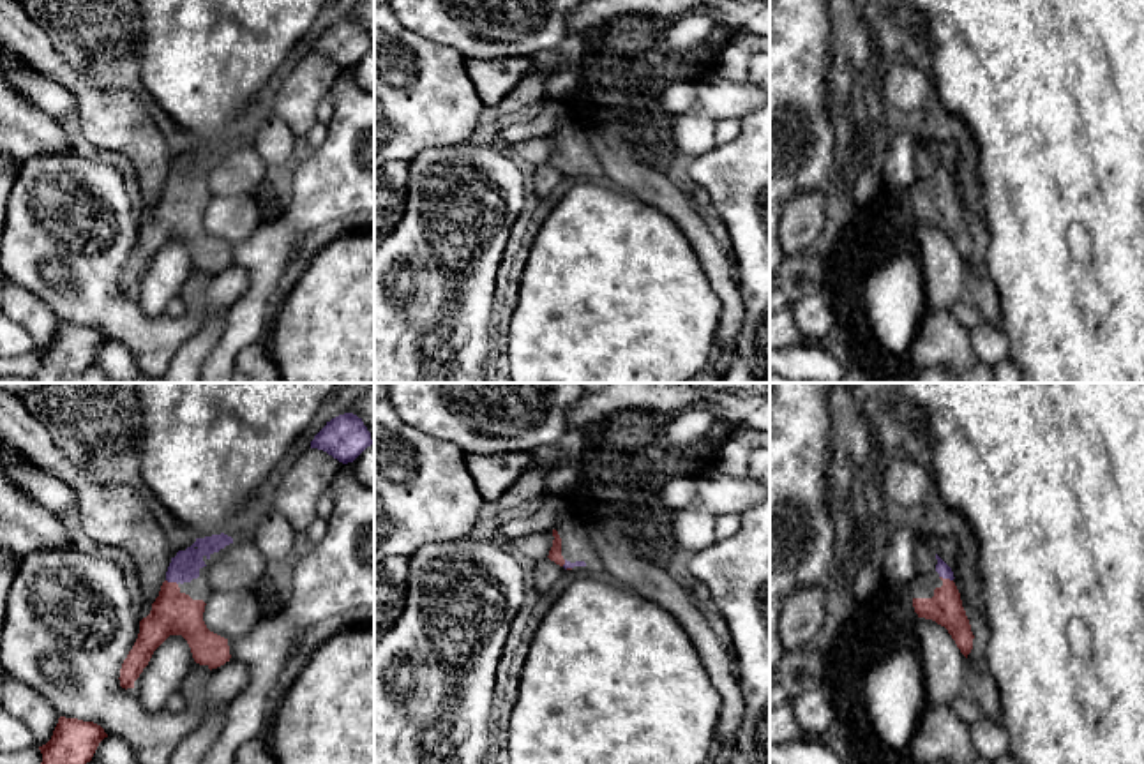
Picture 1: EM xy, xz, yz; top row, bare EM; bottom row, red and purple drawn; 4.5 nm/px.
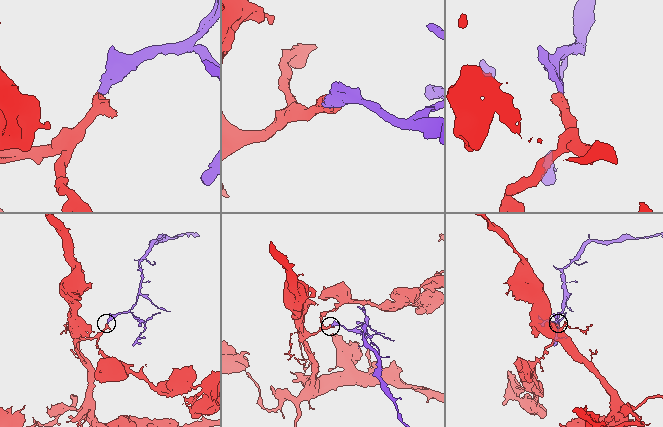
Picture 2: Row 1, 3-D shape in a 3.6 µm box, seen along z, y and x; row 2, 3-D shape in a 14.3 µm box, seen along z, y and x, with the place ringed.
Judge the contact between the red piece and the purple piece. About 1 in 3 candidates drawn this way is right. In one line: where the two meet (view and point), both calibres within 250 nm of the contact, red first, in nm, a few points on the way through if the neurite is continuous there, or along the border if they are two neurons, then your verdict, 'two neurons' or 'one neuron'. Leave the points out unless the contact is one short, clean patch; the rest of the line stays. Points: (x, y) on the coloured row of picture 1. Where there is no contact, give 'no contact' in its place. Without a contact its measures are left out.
meets red in yz at (947, 579); 160 nm thick on the red side, 60 nm on the other; runs through yz (945, 607), (947, 579), (941, 567); one neuron

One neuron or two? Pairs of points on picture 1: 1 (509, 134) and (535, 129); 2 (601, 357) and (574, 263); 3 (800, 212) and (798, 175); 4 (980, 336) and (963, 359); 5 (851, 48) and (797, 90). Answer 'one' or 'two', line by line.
1: one
2: one
3: two
4: two
5: two

